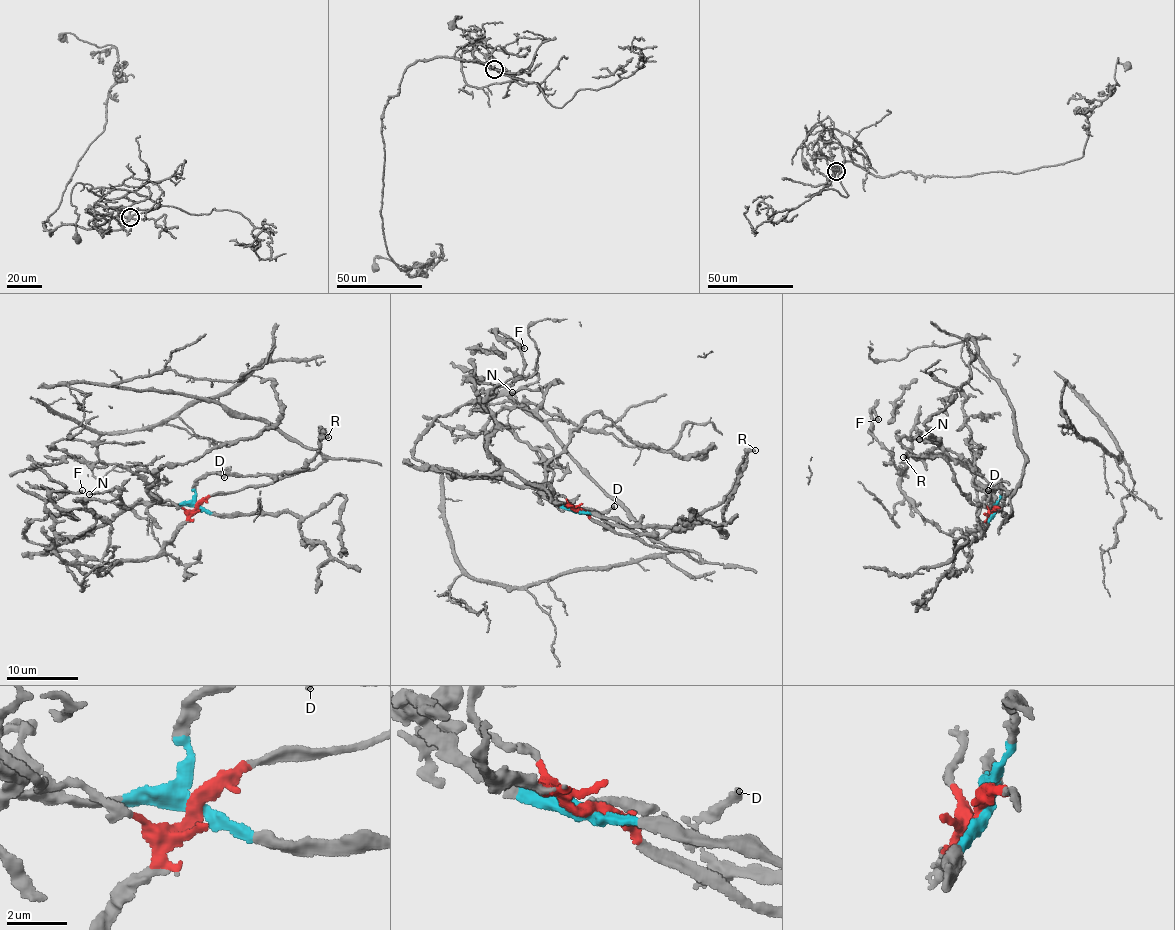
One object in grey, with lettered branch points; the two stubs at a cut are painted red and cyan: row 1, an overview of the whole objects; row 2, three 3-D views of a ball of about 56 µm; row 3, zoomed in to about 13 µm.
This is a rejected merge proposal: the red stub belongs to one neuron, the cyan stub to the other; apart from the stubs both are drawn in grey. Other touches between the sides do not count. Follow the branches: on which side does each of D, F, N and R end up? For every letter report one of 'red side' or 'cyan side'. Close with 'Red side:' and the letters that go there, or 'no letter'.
D: cyan side
F: red side
N: red side
R: cyan side
Red side: F, N

